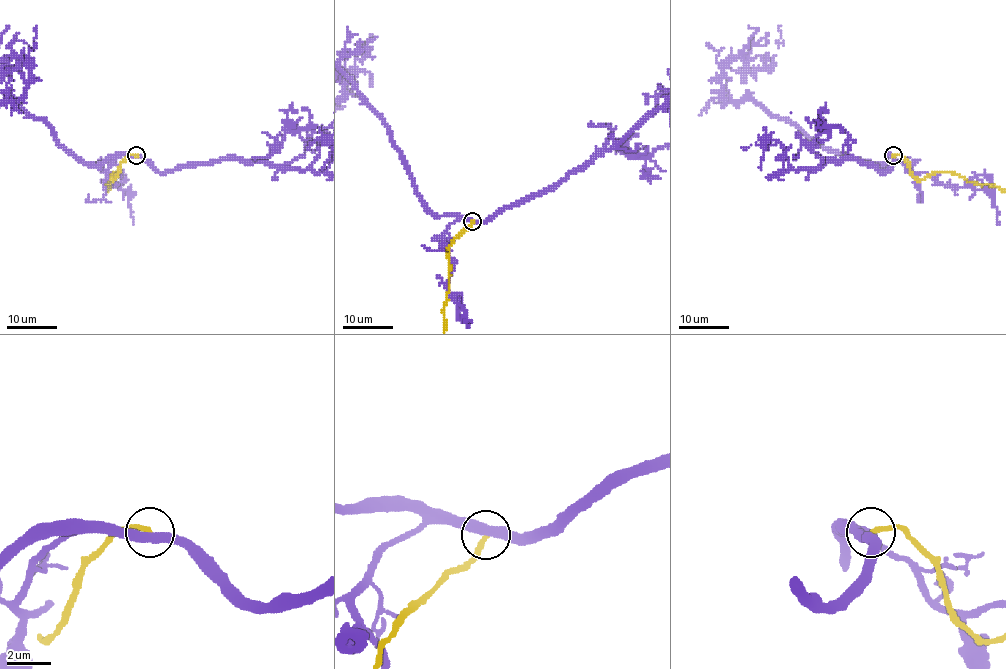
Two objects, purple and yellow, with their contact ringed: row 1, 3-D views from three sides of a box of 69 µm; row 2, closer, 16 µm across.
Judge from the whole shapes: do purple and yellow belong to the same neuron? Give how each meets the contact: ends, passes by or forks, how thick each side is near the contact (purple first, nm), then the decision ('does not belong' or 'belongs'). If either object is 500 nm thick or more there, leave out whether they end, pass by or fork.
purple passes by; yellow ends; calibres 440 and 220 nm; does not belong

